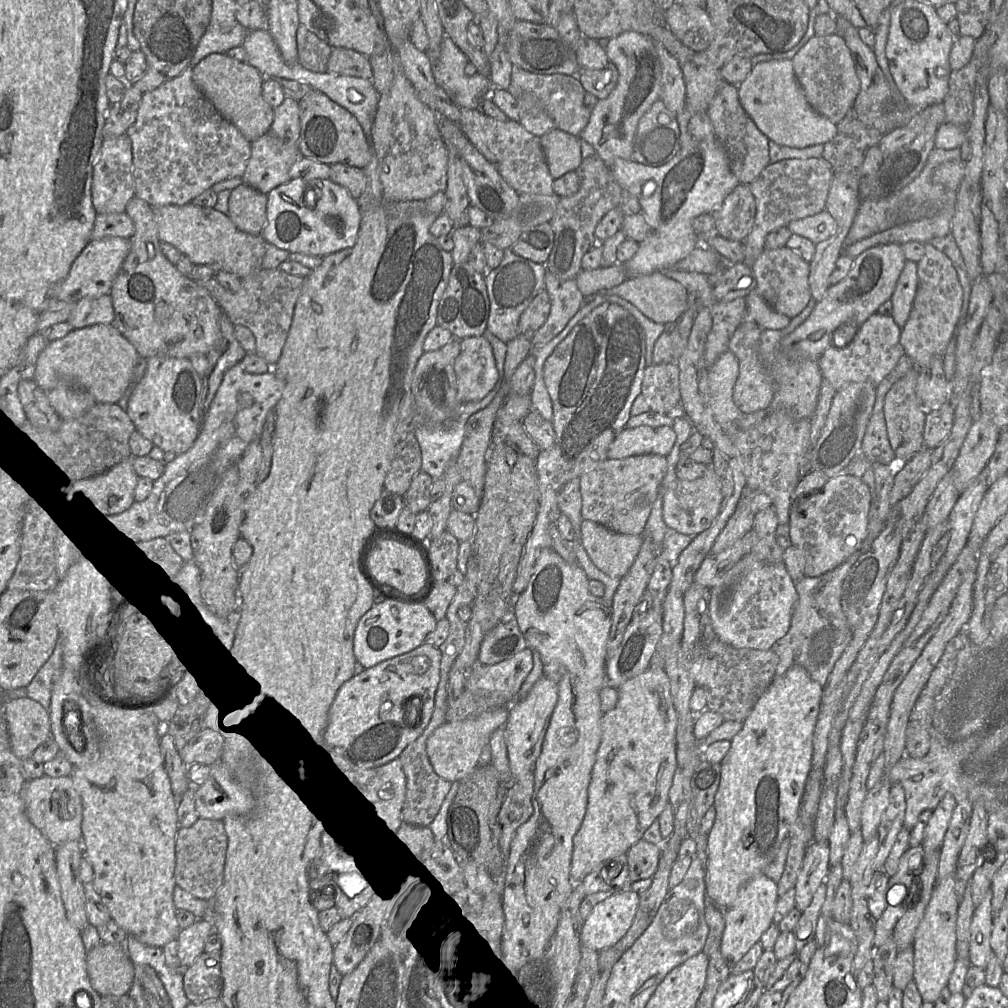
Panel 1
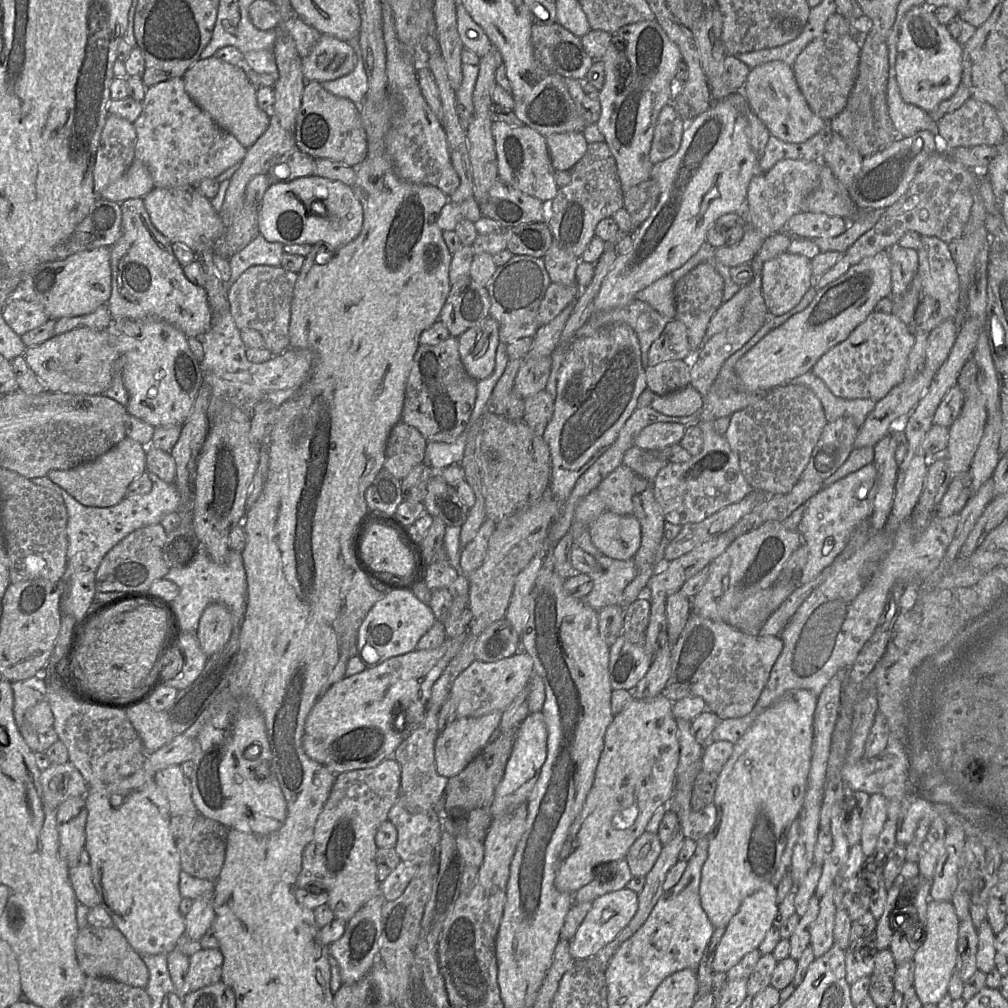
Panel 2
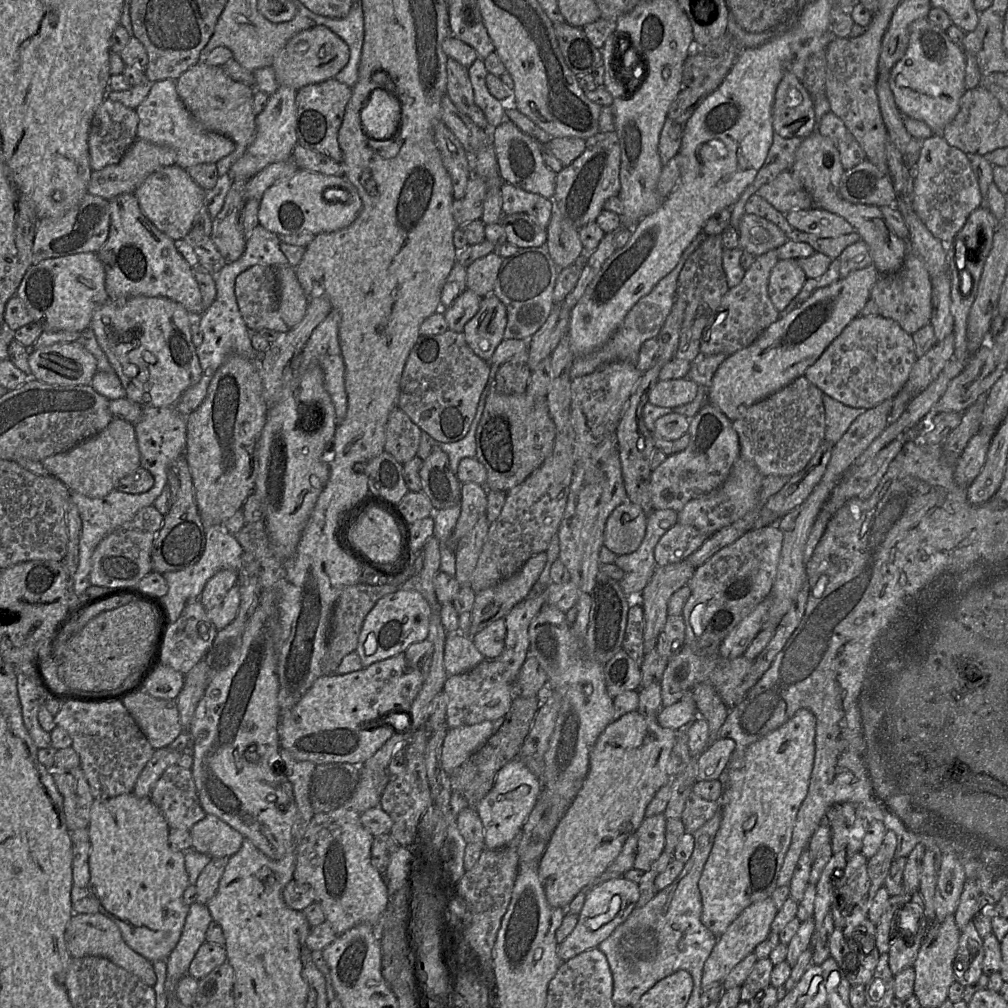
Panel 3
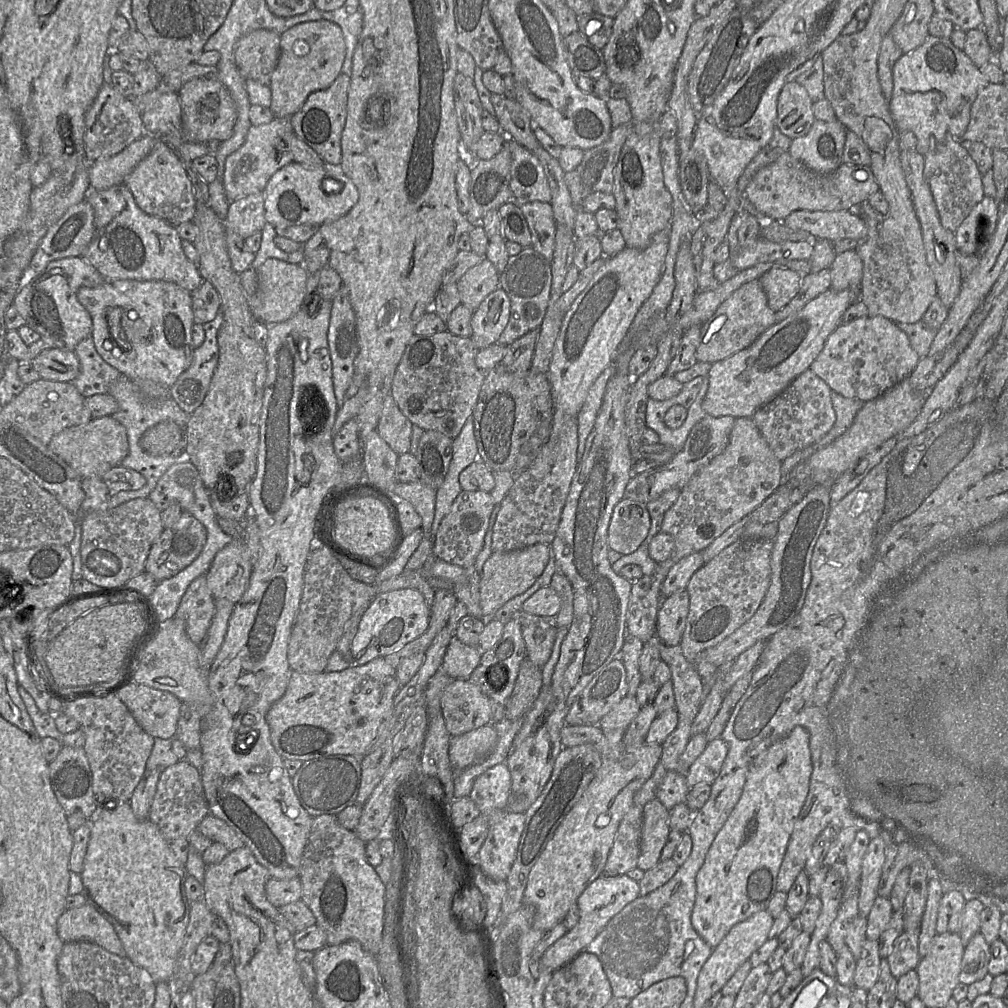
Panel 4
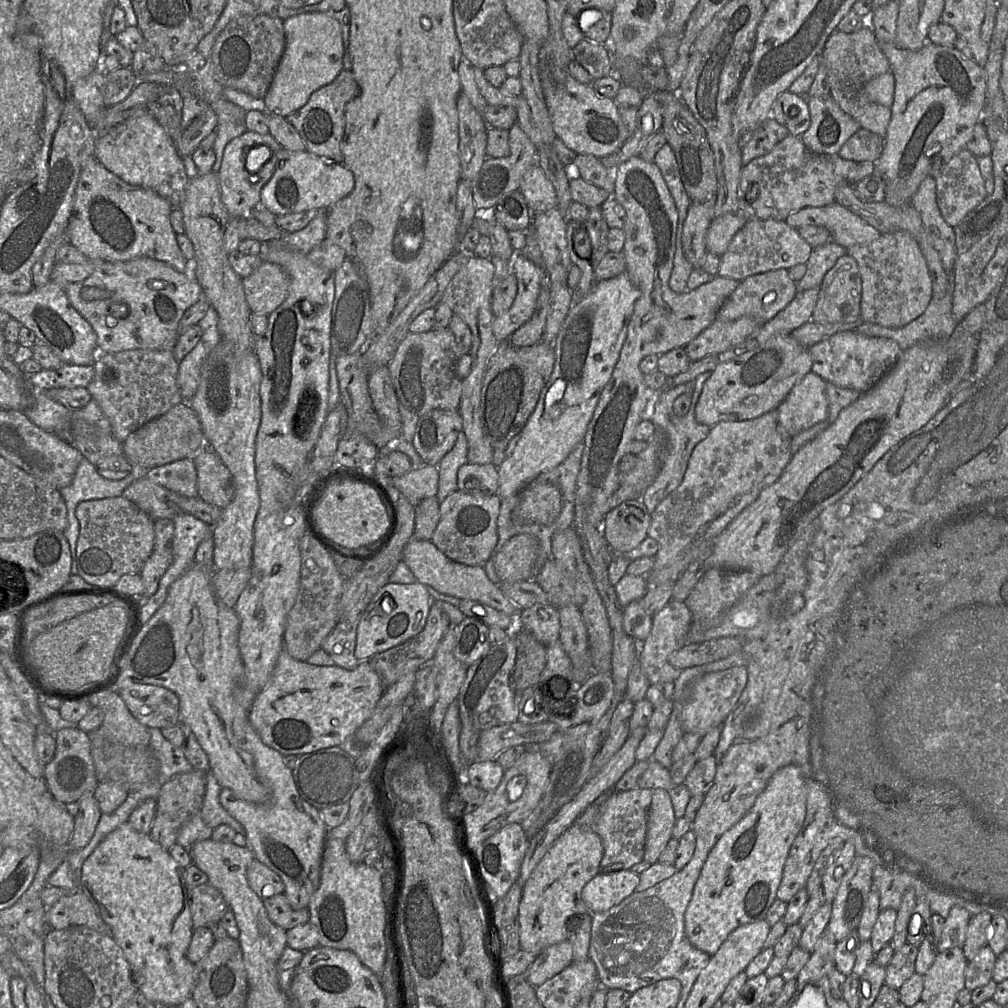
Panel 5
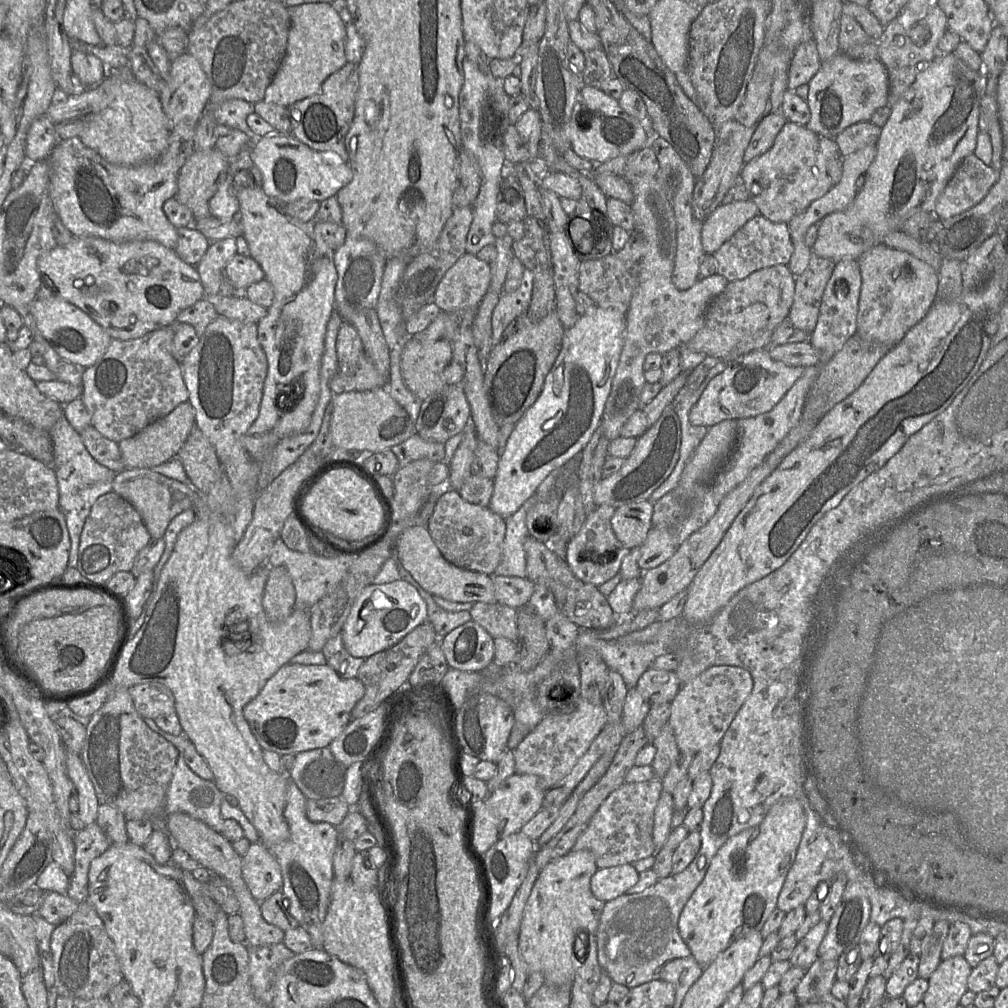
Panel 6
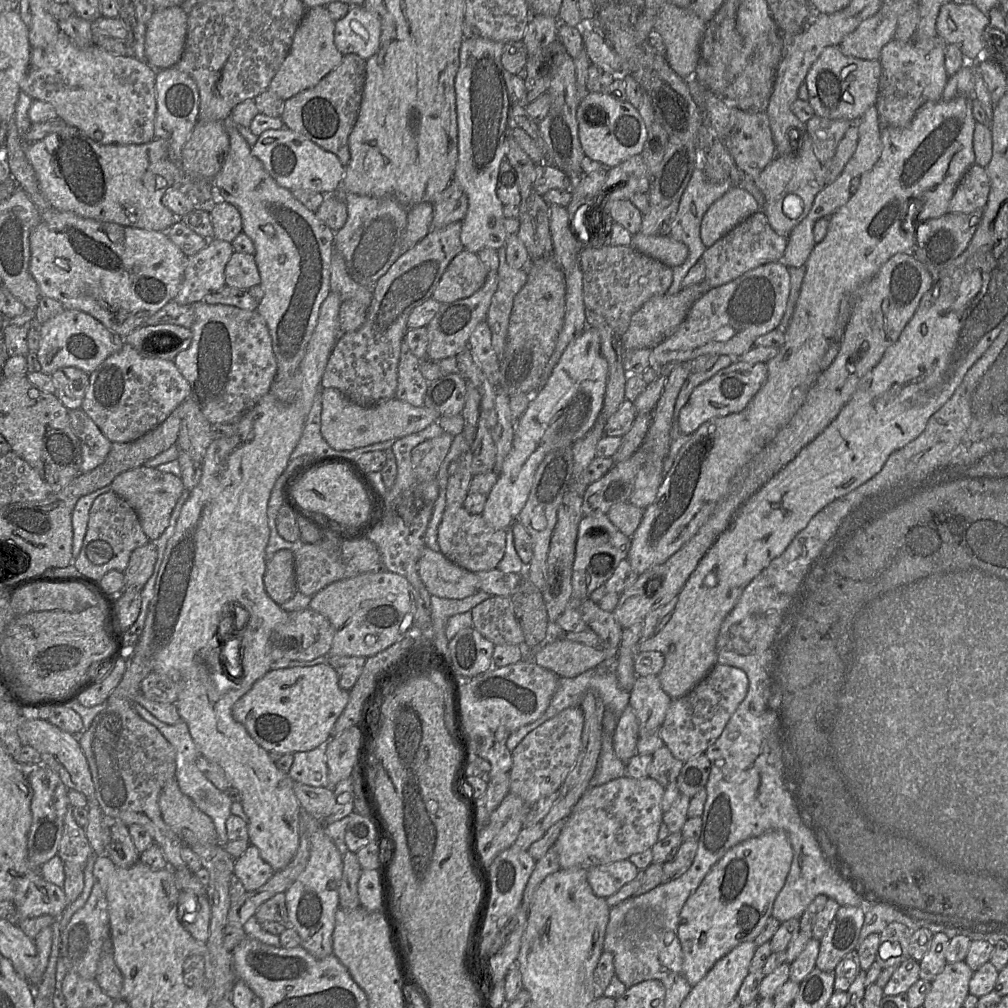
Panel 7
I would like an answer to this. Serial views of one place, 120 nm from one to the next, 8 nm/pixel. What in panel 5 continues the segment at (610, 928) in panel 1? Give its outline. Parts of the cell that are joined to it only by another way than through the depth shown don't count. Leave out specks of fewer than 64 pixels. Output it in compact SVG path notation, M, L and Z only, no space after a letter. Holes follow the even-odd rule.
M628 870L600 872L582 889L582 899L591 913L604 912L635 892L638 874ZM566 939L543 950L527 970L527 979L534 987L544 982L568 967L573 961L573 946Z

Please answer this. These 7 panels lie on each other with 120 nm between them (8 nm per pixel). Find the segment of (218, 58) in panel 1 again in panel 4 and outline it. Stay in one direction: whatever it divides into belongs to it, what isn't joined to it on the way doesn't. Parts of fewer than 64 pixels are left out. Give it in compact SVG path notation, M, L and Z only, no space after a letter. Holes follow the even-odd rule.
M217 78L192 79L180 89L178 96L186 141L202 143L224 141L231 137L237 120L236 104L228 89Z

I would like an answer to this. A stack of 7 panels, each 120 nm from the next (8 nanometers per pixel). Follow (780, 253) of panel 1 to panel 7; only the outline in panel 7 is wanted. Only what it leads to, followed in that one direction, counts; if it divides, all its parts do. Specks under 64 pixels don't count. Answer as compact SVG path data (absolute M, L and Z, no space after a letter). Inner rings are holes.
M783 261L760 265L726 284L709 289L692 305L675 332L651 349L650 367L671 366L707 354L739 357L755 346L759 336L778 328L789 292L790 274Z

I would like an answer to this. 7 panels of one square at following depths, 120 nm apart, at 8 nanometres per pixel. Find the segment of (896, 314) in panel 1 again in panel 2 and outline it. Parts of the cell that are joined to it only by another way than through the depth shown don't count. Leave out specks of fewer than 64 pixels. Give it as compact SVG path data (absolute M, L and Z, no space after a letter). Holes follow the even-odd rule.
M899 243L887 250L890 258L892 294L890 298L904 294L918 274L917 251L904 248Z

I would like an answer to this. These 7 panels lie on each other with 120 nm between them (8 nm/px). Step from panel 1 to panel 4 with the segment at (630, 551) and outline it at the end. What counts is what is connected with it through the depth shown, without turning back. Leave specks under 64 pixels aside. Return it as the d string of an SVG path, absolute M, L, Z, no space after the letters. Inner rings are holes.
M622 499L612 512L608 527L608 545L622 555L633 553L646 539L651 526L644 502Z

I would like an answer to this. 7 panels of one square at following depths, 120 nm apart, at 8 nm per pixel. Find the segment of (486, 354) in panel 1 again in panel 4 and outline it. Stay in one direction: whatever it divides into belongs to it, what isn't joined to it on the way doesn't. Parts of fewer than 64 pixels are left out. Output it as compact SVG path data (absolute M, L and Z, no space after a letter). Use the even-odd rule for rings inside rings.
M500 287L491 292L473 312L471 339L481 350L497 343L508 324L511 301Z

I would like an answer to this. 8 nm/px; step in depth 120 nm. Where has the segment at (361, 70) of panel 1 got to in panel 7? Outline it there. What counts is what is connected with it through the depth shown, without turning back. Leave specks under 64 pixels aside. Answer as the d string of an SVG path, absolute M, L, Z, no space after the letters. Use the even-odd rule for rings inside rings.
M325 6L307 9L294 34L289 53L270 82L270 91L285 101L318 84L341 63L343 55L334 44L335 22Z

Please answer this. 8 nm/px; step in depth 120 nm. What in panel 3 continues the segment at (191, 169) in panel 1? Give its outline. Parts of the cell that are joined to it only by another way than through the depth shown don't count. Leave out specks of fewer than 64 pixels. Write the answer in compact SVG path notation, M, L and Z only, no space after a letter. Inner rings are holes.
M176 80L152 83L147 97L136 111L139 118L137 138L174 149L176 165L184 169L202 163L217 163L236 148L229 137L207 130L191 115L178 95Z

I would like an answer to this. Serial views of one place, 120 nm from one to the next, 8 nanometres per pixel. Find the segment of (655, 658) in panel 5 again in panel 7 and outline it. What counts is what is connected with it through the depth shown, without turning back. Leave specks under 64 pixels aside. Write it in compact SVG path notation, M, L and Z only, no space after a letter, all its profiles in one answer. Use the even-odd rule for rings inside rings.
M658 675L637 678L630 692L629 705L639 722L639 738L647 737L663 724L673 699L663 690Z

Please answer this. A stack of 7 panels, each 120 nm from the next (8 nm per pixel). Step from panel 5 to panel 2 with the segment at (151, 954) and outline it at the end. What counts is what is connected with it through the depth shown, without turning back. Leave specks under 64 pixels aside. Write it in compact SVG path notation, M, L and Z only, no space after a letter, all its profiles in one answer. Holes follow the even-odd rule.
M143 767L130 776L106 784L88 784L85 850L90 856L92 880L99 904L111 916L115 927L139 954L167 954L176 948L185 931L185 917L179 911L181 863L170 828L168 800L152 773Z

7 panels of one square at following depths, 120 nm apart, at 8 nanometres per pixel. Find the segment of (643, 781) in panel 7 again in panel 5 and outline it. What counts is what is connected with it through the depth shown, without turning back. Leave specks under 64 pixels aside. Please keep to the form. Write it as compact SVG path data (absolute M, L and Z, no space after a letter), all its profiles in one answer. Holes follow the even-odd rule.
M637 787L627 791L611 791L594 821L594 830L600 836L604 855L601 872L628 870L643 861L648 812L653 790Z

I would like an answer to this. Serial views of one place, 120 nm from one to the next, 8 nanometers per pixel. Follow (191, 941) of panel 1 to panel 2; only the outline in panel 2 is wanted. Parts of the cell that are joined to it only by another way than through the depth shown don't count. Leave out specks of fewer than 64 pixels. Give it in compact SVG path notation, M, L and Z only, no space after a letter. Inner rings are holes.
M203 894L194 899L191 910L185 916L184 934L193 941L200 941L214 918L213 895Z

